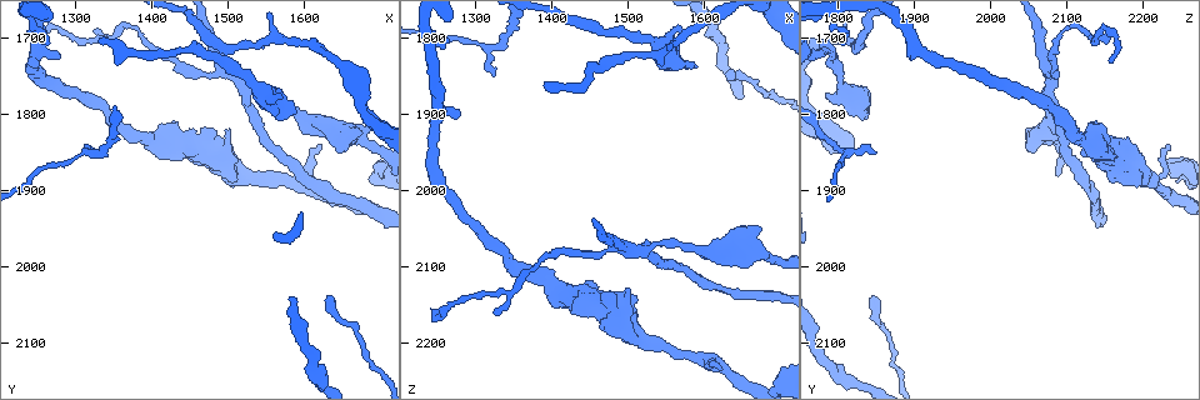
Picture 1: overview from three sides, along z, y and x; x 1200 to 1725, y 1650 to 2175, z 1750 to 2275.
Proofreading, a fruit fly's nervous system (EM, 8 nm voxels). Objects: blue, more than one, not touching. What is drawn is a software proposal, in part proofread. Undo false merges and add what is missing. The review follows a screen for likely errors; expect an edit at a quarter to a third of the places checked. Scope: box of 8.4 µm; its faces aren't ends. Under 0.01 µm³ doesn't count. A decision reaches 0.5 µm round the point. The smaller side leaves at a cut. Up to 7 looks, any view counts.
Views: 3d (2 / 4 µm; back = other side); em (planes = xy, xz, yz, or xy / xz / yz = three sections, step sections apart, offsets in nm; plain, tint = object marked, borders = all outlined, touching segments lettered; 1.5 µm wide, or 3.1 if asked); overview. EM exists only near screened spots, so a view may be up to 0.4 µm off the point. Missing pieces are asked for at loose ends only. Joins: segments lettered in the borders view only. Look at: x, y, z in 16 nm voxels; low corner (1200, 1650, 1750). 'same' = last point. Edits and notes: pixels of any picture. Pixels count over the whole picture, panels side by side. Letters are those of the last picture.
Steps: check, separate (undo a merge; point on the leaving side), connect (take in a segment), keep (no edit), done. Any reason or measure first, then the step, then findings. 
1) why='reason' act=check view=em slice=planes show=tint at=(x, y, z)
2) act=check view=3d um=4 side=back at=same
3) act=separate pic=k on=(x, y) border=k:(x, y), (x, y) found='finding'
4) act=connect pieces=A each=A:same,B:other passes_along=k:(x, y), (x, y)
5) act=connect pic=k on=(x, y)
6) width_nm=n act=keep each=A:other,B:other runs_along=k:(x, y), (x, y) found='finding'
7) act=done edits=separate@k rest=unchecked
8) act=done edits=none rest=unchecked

why='arms part here' act=check view=3d um=4 side=back at=(1455, 1850, 2145)

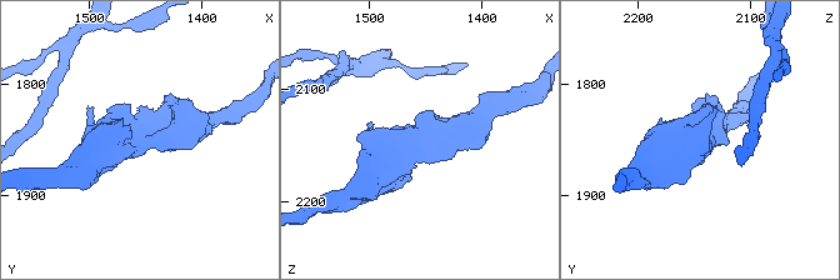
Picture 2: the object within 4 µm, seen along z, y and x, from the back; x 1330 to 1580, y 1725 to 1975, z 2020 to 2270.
why='shape alone is not enough' act=check view=em slice=xy step=8 show=tint at=(1458, 1850, 2146)

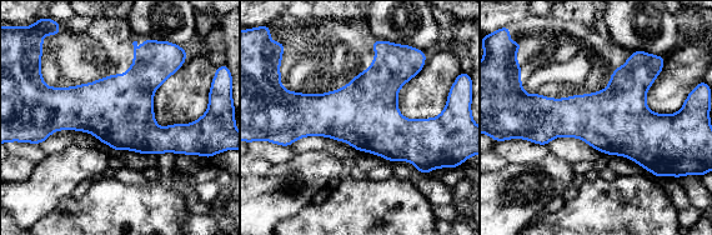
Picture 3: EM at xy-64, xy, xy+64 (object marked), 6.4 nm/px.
why='cut it another way' act=check view=em slice=planes show=borders at=same

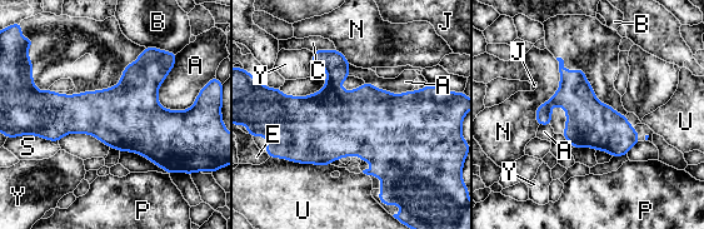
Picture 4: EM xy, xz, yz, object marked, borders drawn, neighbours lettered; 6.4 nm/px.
width_nm=300 longest_contact=N:440nm act=keep each=A:other,B:other,C:other,E:other,J:other,N:other,P:other,S:other,U:other,Y:other found='all the same neuron'

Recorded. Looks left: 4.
why='abrupt turn' act=check view=em slice=xz step=8 show=borders at=(1530, 1765, 2080)

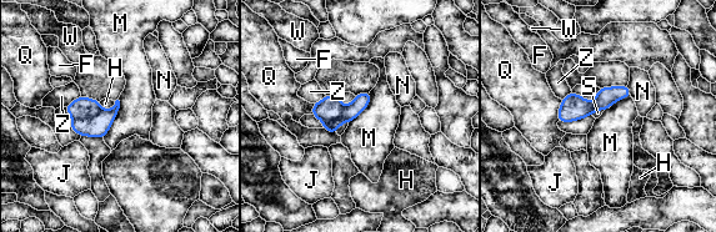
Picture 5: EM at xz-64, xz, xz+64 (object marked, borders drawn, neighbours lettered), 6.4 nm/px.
act=check view=em slice=planes show=borders at=same

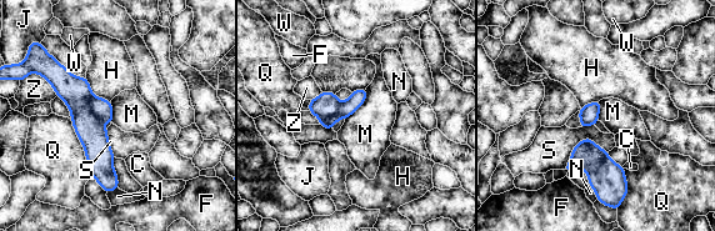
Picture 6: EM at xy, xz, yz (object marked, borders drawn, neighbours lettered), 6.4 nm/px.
act=separate pic=6 on=(75, 91) each=C:other,F:other,H:other,J:other,M:other,N:other,Q:other,S:other,W:other,Z:other border=6:(90, 94), (89, 109), (100, 120) found='two neurons meet here'

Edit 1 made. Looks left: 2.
act=check view=em slice=planes show=borders at=(1325, 1850, 1850)

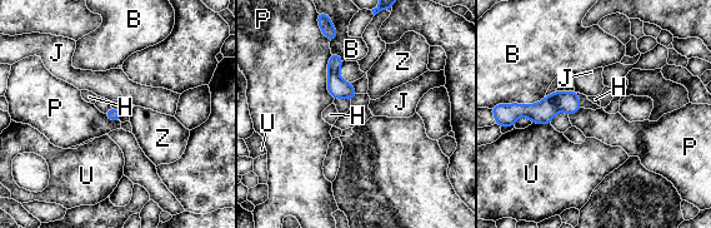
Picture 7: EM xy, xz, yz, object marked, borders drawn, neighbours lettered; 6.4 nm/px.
longest_contact=P:300nm act=keep each=B:other,H:other,J:other,P:other,U:other,Z:other border=7:(330, 54), (328, 92), (334, 99) found='no lettered segment goes on from it'

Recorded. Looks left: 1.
act=done edits=separate@6 rest=unchecked

